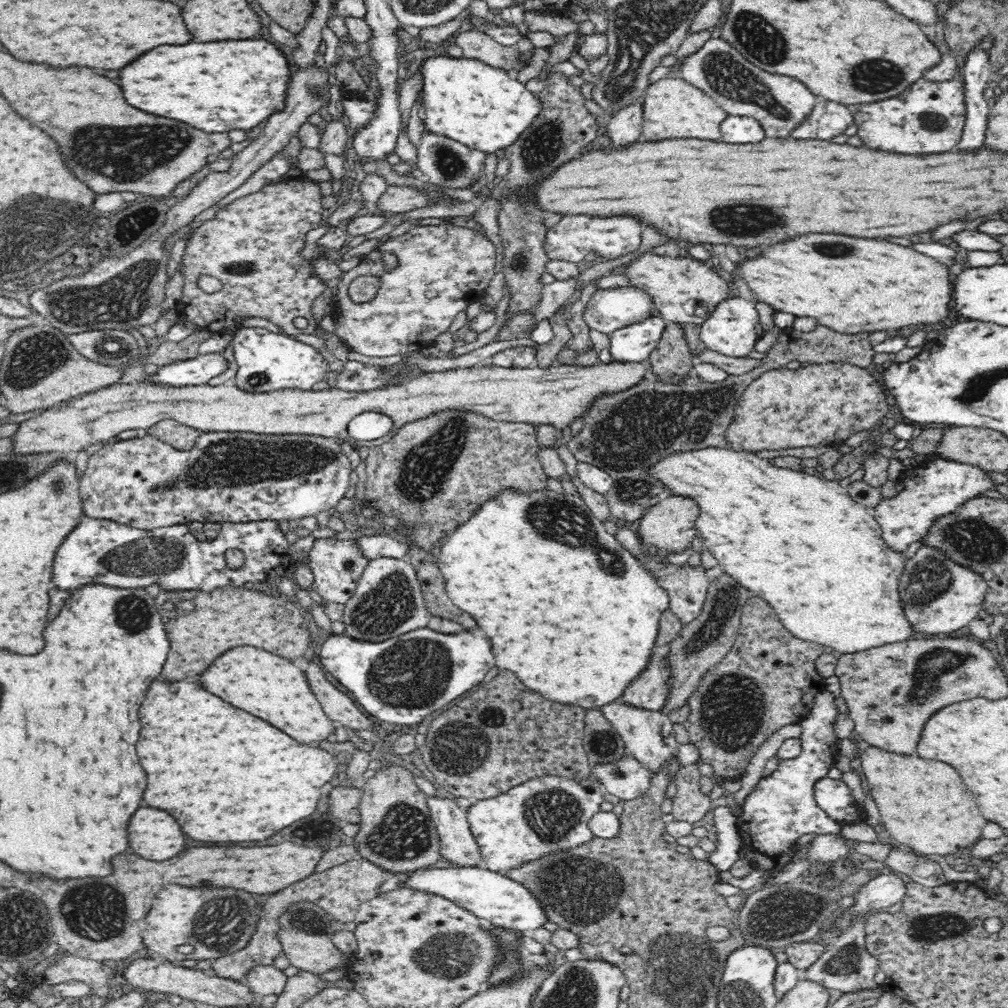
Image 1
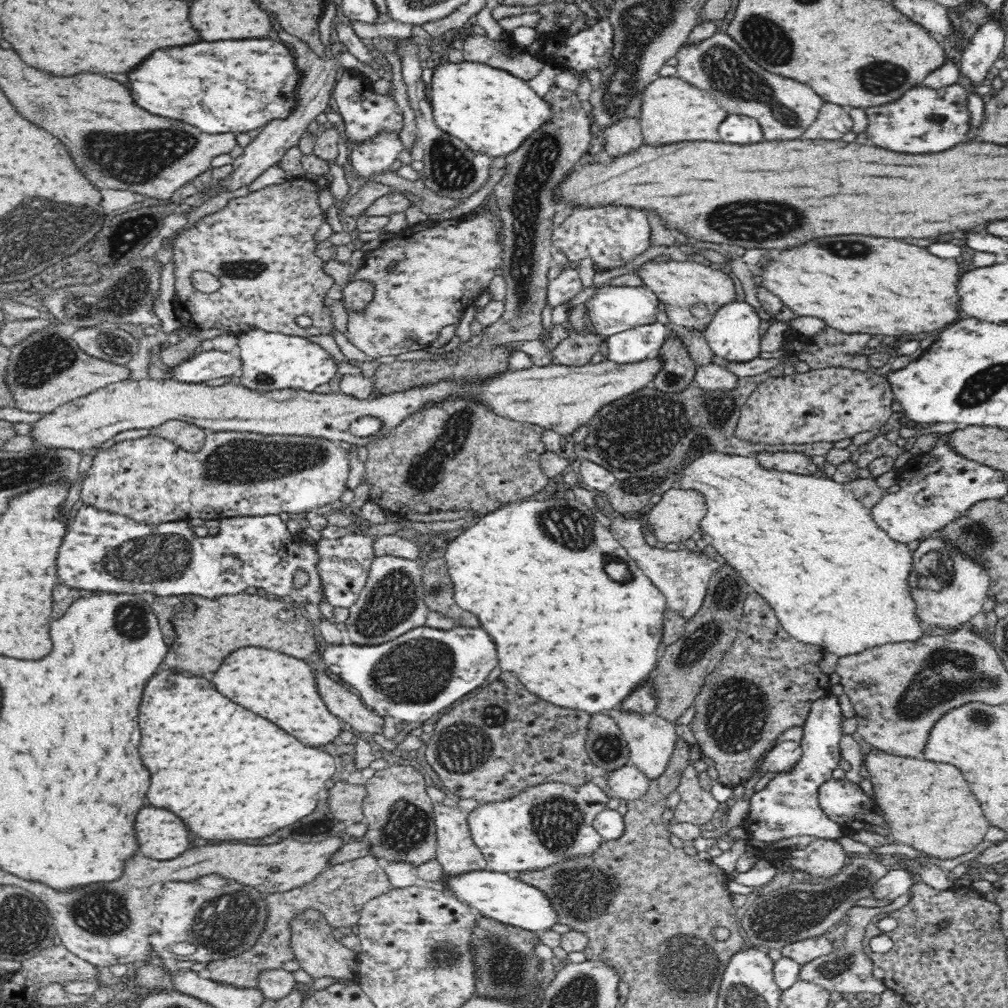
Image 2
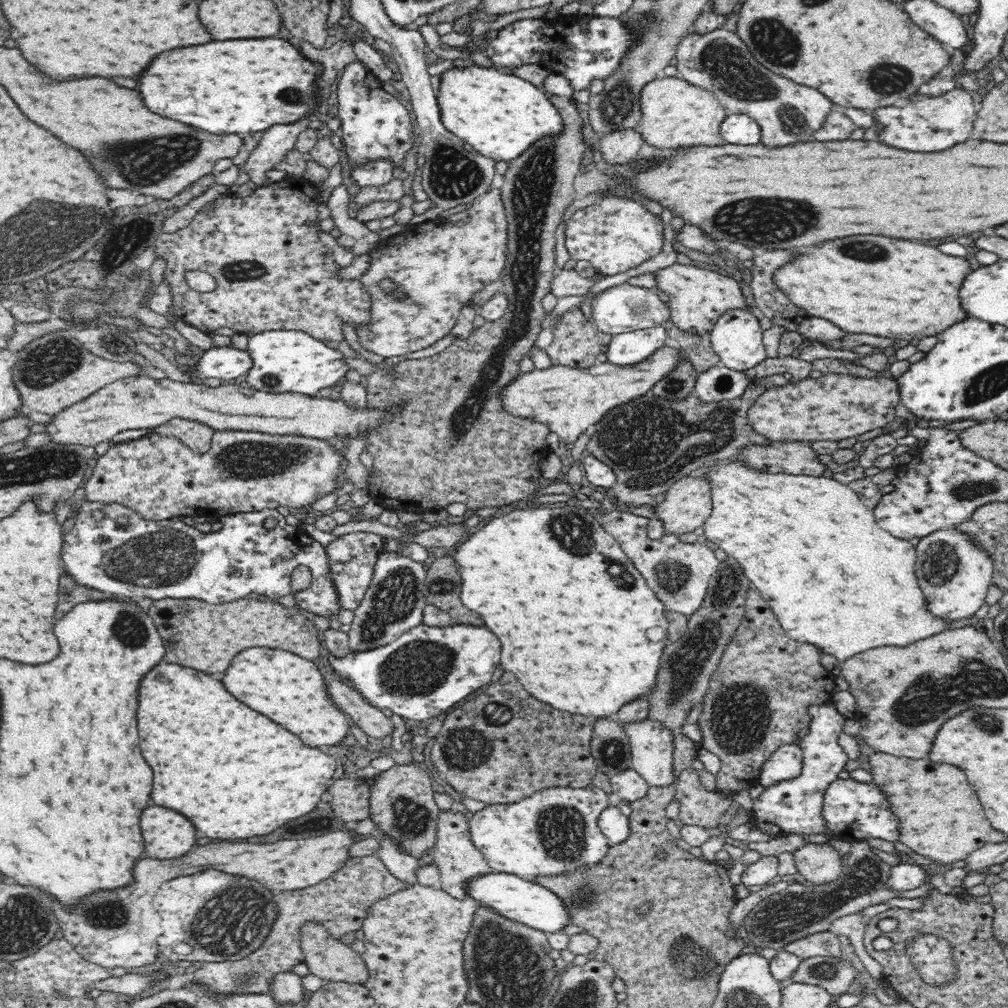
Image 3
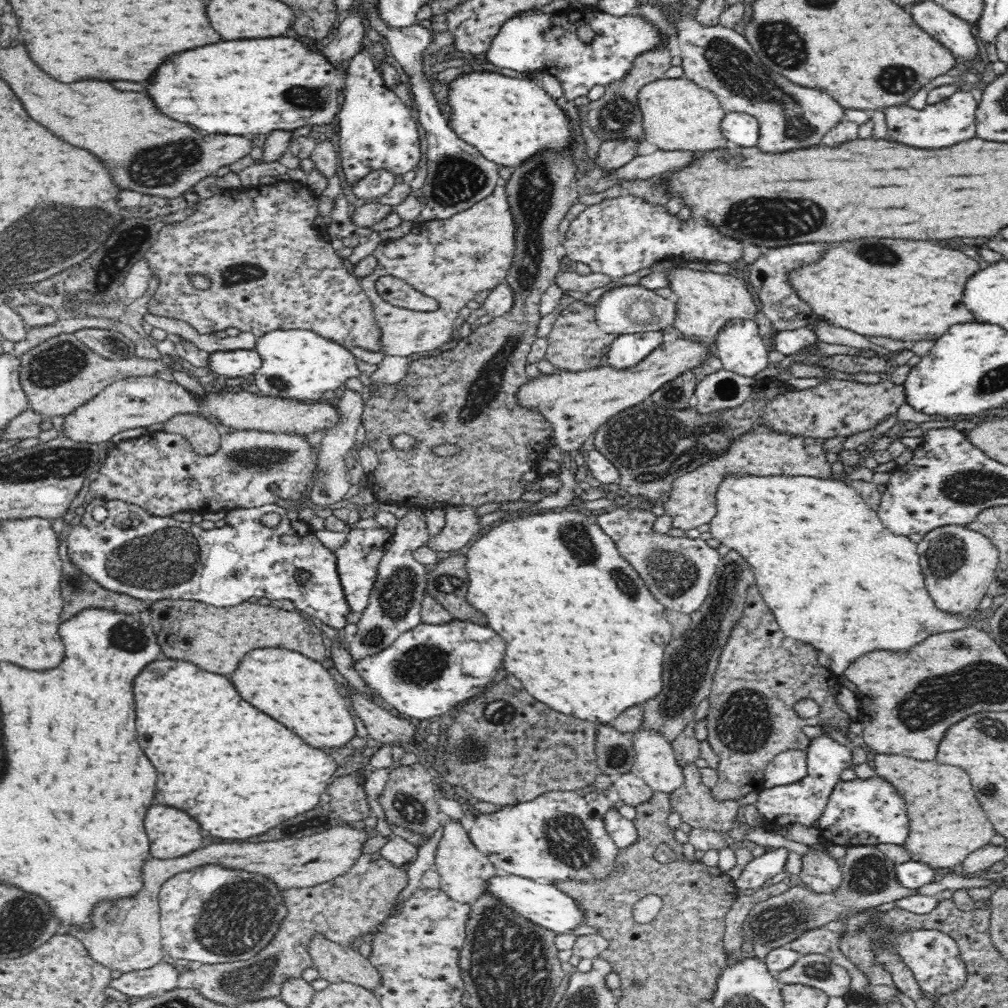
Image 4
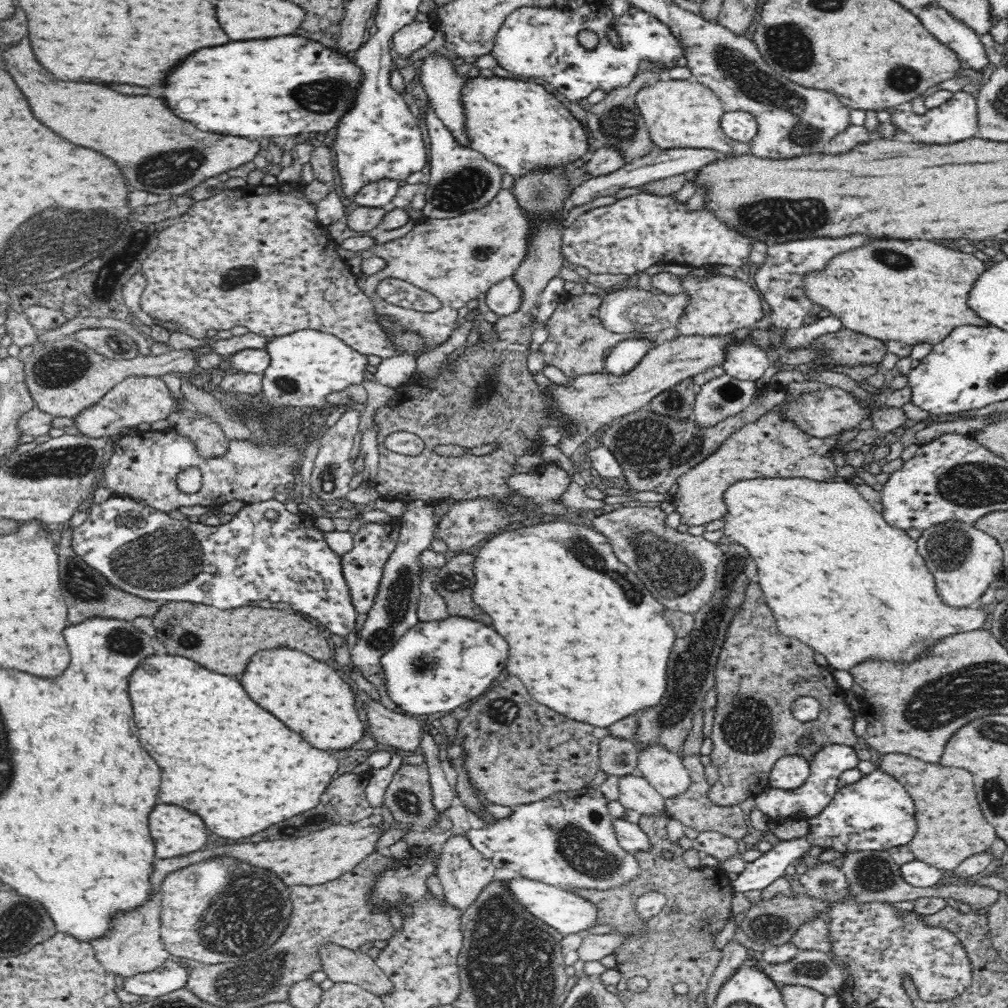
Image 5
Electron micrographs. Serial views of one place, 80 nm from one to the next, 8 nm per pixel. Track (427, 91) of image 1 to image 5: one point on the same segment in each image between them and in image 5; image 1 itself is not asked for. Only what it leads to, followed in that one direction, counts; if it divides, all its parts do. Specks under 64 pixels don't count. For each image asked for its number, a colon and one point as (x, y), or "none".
2: (492, 111)
3: (499, 115)
4: (507, 119)
5: (519, 126)

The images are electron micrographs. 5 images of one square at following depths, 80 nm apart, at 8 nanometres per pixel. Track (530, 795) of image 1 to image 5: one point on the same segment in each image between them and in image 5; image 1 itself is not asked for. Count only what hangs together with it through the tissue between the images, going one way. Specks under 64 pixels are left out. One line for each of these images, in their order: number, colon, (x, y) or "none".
2: (547, 823)
3: (552, 831)
4: (560, 835)
5: (568, 841)

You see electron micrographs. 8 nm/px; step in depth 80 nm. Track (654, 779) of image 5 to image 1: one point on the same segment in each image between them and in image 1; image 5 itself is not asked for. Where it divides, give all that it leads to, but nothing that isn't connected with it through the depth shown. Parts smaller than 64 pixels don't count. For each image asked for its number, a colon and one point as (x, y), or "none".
1: (648, 735)
2: (651, 739)
3: (651, 742)
4: (655, 761)

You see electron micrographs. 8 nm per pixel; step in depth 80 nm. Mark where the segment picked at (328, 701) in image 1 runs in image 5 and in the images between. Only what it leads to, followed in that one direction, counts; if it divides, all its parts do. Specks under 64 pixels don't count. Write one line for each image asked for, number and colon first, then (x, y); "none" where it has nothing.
2: (344, 704)
3: (372, 721)
4: (386, 727)
5: (391, 730)

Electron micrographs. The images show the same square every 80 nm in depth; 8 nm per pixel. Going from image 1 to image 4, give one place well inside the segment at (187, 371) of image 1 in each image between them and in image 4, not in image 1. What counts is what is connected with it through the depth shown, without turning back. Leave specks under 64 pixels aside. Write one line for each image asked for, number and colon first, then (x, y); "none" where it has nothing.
2: (213, 364)
3: (226, 363)
4: (232, 363)

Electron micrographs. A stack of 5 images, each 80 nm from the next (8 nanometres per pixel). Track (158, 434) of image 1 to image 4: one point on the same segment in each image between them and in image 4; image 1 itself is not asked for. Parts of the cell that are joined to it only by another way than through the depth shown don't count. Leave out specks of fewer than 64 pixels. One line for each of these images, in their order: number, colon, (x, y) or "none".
2: (188, 436)
3: (197, 436)
4: (204, 436)

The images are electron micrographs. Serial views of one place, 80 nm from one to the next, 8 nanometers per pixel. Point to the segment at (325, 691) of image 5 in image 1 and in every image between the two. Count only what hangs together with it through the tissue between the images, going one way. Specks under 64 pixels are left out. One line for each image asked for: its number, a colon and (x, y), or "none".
1: (272, 688)
2: (280, 688)
3: (288, 689)
4: (297, 691)

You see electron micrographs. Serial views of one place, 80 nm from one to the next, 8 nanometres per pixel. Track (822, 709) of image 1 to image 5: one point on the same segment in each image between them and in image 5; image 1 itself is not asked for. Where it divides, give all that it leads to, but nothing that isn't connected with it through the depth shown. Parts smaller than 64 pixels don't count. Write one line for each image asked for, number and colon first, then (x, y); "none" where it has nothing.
2: (788, 805)
3: (795, 806)
4: (803, 802)
5: (826, 766)

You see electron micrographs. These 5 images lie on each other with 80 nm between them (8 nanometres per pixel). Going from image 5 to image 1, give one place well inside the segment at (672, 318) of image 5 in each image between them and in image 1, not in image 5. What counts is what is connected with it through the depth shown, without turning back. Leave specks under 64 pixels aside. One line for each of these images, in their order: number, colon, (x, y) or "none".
1: (609, 309)
2: (613, 309)
3: (623, 308)
4: (627, 309)

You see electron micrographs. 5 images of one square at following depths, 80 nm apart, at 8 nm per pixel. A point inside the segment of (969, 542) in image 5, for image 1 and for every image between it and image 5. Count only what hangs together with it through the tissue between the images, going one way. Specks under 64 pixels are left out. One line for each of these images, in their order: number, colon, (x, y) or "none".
1: (938, 596)
2: (948, 588)
3: (954, 573)
4: (958, 563)

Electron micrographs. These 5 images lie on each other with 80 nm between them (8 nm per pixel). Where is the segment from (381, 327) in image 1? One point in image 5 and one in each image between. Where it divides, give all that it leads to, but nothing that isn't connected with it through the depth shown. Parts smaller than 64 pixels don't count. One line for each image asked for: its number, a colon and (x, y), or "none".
2: (451, 262)
3: (439, 265)
4: (450, 260)
5: (457, 260)

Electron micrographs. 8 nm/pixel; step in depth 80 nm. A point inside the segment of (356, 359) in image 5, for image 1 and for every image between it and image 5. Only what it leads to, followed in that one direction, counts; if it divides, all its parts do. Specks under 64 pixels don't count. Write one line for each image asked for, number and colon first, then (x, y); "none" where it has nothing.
1: (267, 361)
2: (271, 361)
3: (291, 361)
4: (299, 364)

